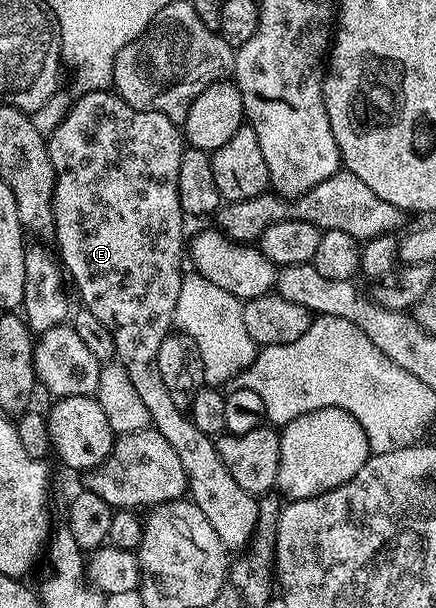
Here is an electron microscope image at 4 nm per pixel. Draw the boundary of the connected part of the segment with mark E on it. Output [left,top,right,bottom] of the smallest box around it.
[47,89,258,553]

